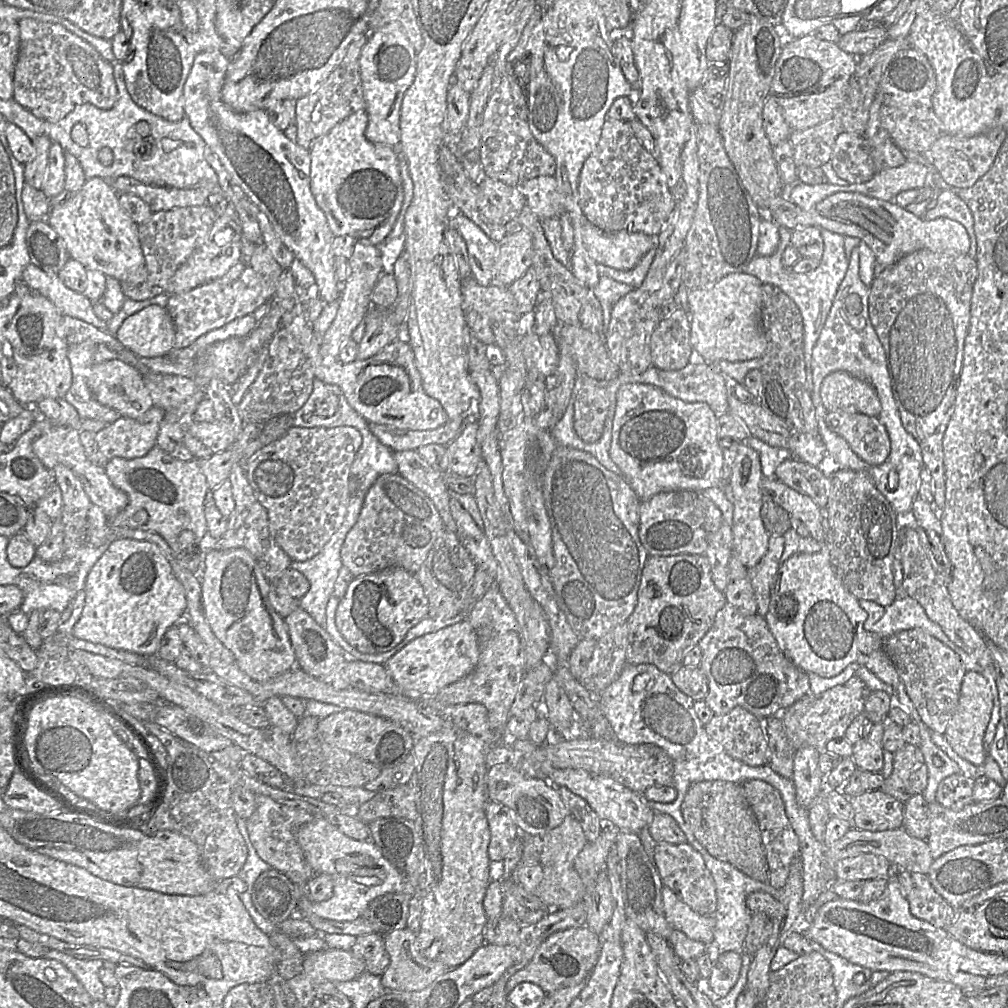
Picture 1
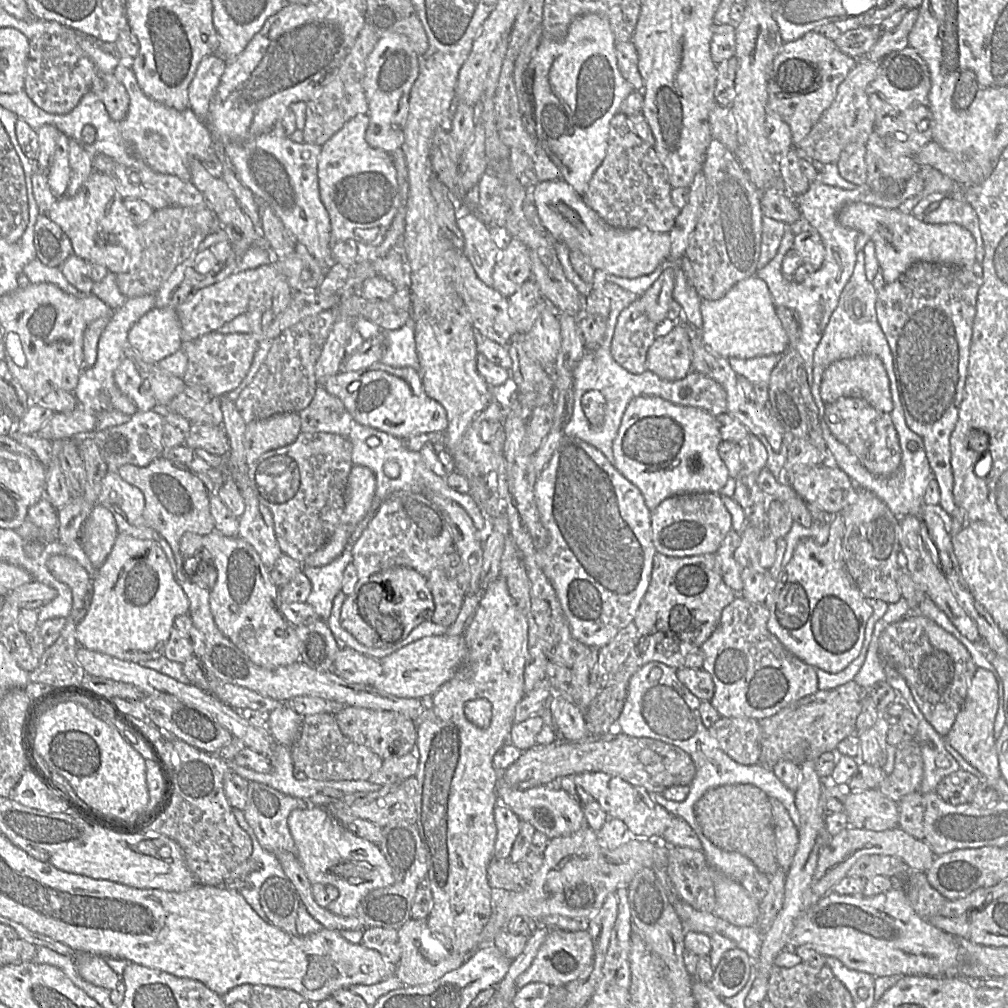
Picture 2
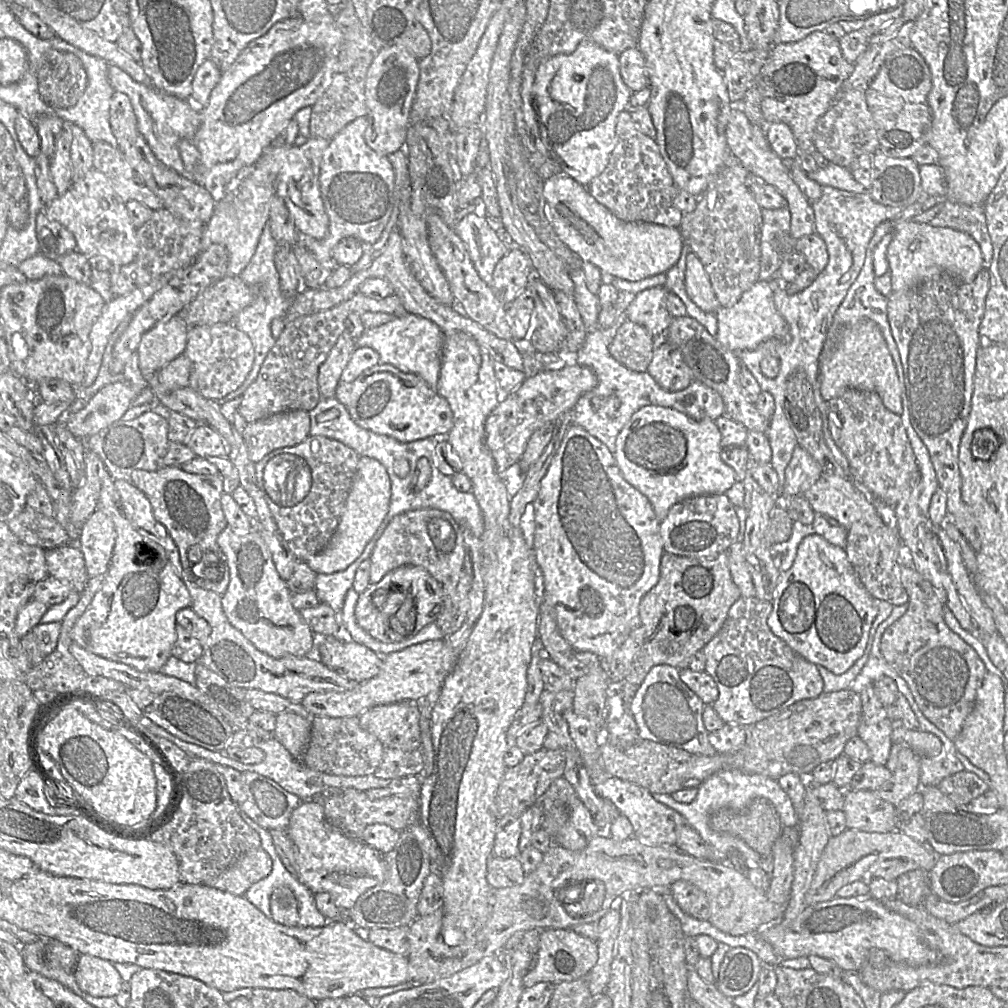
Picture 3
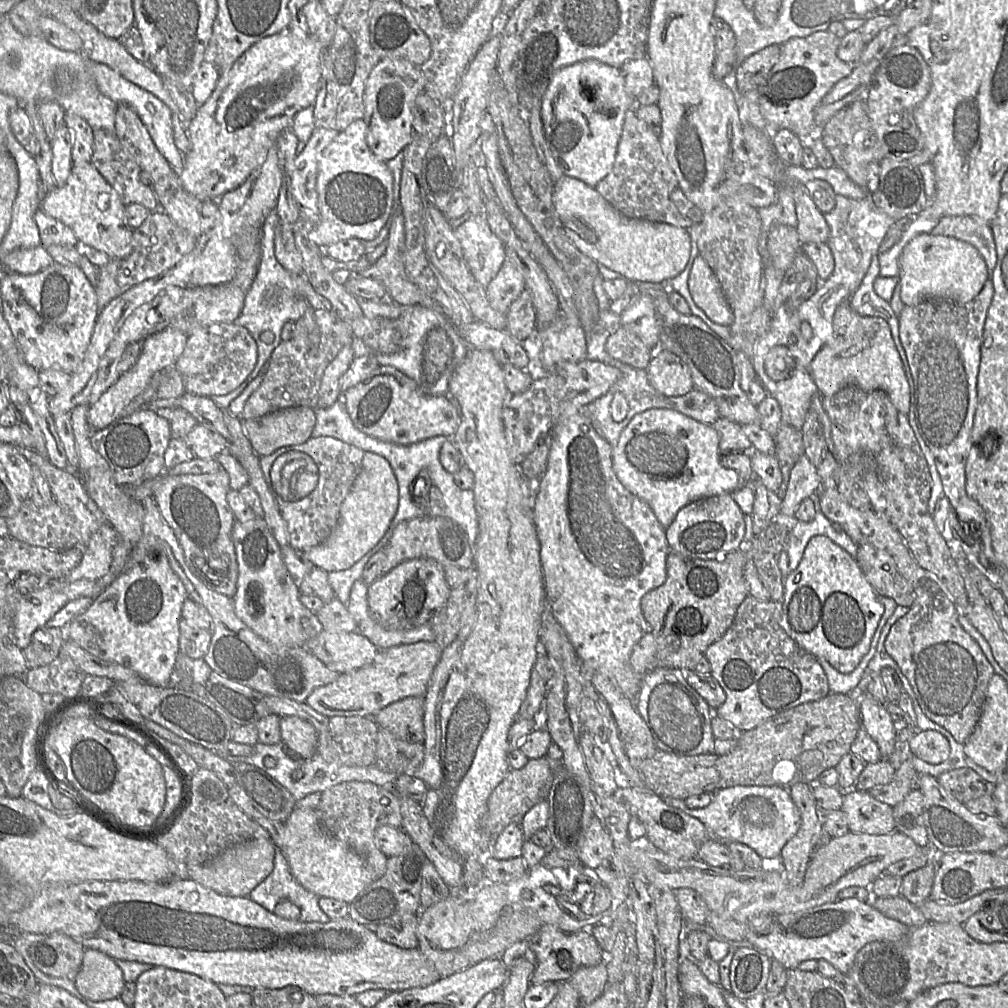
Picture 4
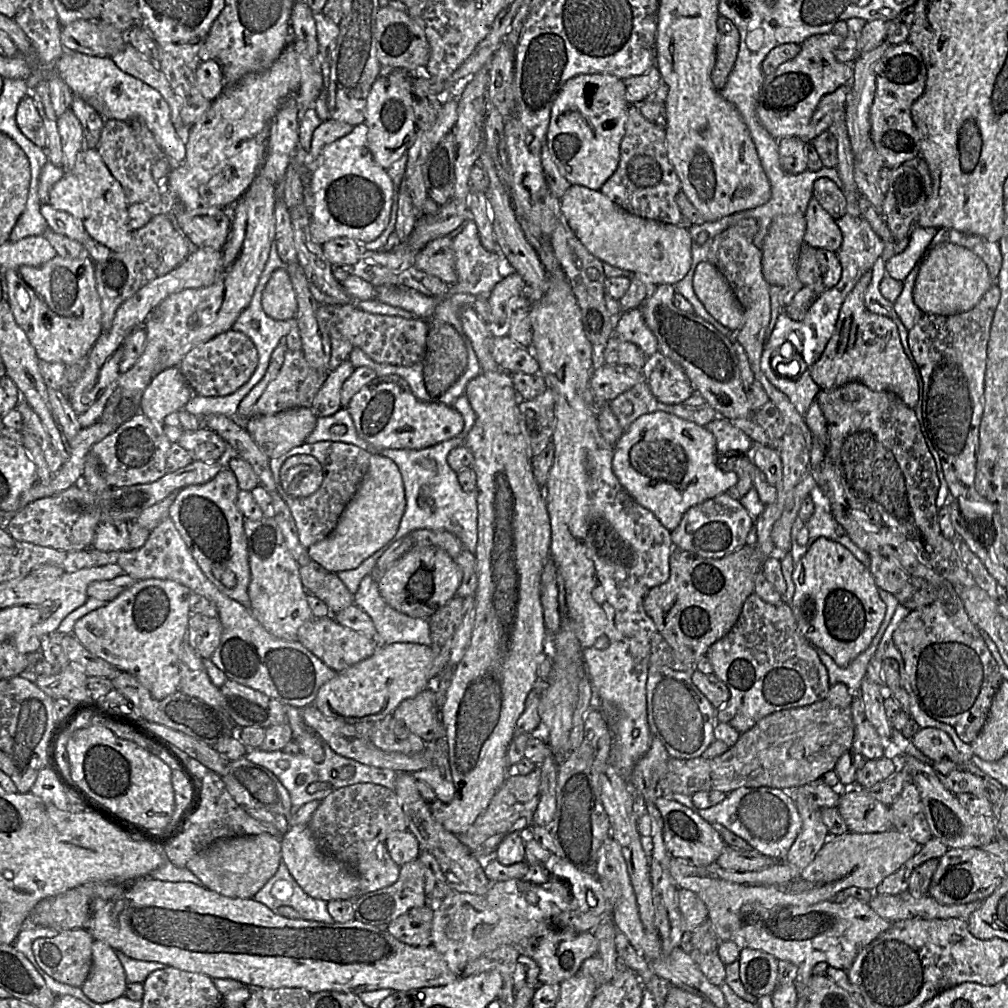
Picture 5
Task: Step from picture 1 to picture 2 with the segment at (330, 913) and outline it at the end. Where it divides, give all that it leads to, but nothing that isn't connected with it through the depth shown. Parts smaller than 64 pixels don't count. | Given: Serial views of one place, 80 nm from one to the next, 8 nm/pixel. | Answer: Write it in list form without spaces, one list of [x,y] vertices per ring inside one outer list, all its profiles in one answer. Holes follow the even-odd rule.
[[[309,804],[303,809],[294,810],[288,818],[288,826],[296,845],[296,856],[311,884],[329,884],[334,886],[339,894],[327,910],[339,916],[356,916],[357,908],[363,898],[371,891],[394,884],[392,868],[386,861],[380,848],[363,838],[348,831],[325,808]]]

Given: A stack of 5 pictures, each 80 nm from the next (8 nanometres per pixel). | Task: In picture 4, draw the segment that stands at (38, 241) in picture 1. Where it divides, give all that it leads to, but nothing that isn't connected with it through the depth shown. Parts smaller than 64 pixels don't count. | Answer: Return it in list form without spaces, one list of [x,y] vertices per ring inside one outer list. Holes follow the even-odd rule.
[[[42,209],[35,213],[41,244],[44,248],[51,245],[81,247],[73,230],[61,221],[48,216]]]

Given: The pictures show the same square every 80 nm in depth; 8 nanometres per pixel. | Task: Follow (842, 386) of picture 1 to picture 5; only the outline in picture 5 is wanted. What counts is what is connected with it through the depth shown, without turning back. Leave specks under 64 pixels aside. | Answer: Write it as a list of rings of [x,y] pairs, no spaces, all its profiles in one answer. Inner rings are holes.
[[[871,271],[866,272],[845,298],[835,325],[835,331],[827,343],[819,360],[808,371],[821,390],[832,390],[849,382],[860,382],[872,391],[892,392],[899,396],[909,407],[914,409],[920,396],[918,376],[901,344],[896,324],[886,316],[870,312],[864,303],[864,295],[871,282]]]

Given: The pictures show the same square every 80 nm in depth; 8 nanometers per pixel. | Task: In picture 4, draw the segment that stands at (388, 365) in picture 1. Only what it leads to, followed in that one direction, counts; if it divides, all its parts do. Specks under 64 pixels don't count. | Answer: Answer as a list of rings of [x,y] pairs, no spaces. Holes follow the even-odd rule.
[[[378,365],[366,379],[342,393],[341,398],[360,431],[400,445],[435,436],[452,437],[461,421],[459,409],[449,397],[424,393],[413,379],[392,366]]]

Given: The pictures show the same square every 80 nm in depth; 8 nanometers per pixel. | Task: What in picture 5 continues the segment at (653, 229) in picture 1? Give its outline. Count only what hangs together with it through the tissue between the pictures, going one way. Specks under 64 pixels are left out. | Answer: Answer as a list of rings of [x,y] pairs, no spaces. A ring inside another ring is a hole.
[[[630,105],[617,169],[600,192],[631,214],[688,229],[692,223],[682,214],[675,199],[681,190],[681,180],[667,155],[665,128],[644,118],[638,105]]]

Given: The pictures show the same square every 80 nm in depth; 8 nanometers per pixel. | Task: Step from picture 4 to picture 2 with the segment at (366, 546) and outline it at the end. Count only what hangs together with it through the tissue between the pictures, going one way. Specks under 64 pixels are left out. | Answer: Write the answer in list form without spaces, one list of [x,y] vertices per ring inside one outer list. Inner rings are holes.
[[[362,465],[352,467],[348,476],[345,491],[345,506],[340,523],[330,540],[318,551],[305,559],[305,564],[310,567],[322,567],[339,557],[361,534],[370,515],[376,509],[375,502],[376,478],[371,469]]]

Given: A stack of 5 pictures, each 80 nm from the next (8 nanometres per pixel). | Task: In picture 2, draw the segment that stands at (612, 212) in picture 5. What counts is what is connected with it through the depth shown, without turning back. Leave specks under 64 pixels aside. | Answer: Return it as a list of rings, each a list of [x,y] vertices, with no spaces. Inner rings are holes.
[[[562,179],[537,183],[531,187],[531,194],[541,222],[554,239],[565,243],[570,250],[582,252],[596,270],[623,278],[637,278],[651,274],[669,257],[669,232],[610,226]]]

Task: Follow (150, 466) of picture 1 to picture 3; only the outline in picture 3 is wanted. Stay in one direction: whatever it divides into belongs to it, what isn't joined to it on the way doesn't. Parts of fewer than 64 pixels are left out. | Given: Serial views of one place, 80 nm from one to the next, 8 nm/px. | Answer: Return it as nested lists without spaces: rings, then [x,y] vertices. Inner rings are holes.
[[[162,466],[157,471],[135,470],[130,478],[130,481],[147,496],[155,519],[166,528],[174,540],[179,551],[182,568],[187,575],[191,575],[199,564],[203,565],[203,561],[204,567],[200,568],[200,572],[204,576],[207,575],[205,566],[212,567],[213,562],[215,570],[224,573],[218,584],[203,580],[203,578],[191,578],[198,586],[222,596],[228,588],[229,568],[225,556],[217,544],[217,537],[228,526],[221,506],[221,495],[224,491],[220,473],[216,475],[192,474],[185,472],[180,466]],[[195,545],[202,550],[202,553],[198,555],[201,558],[201,563],[198,558],[195,558],[196,562],[191,563],[191,568],[188,551]],[[206,553],[207,556],[205,556]],[[217,563],[220,563],[220,568],[215,565]]]

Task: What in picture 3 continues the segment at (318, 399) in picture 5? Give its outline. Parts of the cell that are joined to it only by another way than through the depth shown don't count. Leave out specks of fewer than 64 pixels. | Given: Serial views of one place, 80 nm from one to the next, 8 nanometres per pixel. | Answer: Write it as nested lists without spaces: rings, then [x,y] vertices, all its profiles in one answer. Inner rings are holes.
[[[345,330],[319,367],[318,387],[321,397],[336,397],[335,391],[340,376],[355,348],[355,341],[351,338],[349,331]]]

